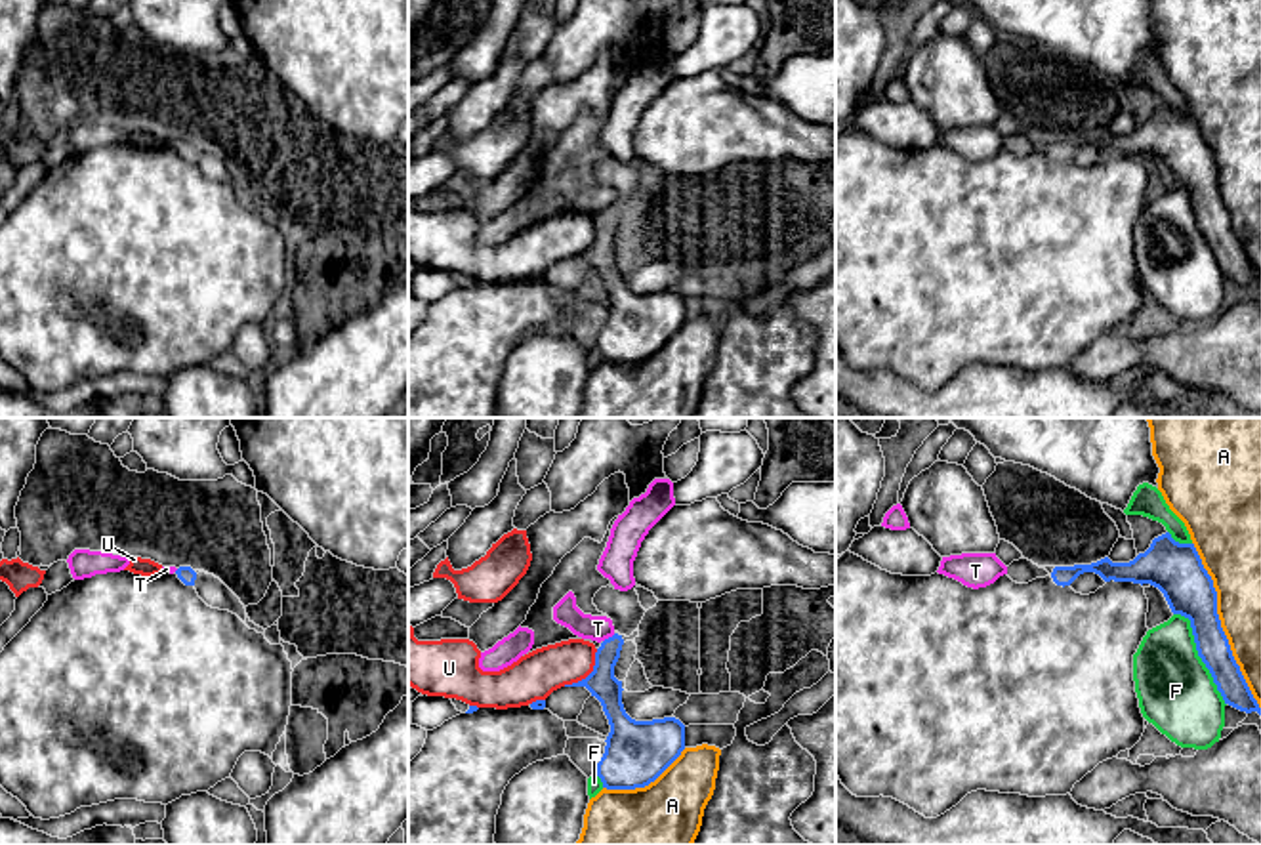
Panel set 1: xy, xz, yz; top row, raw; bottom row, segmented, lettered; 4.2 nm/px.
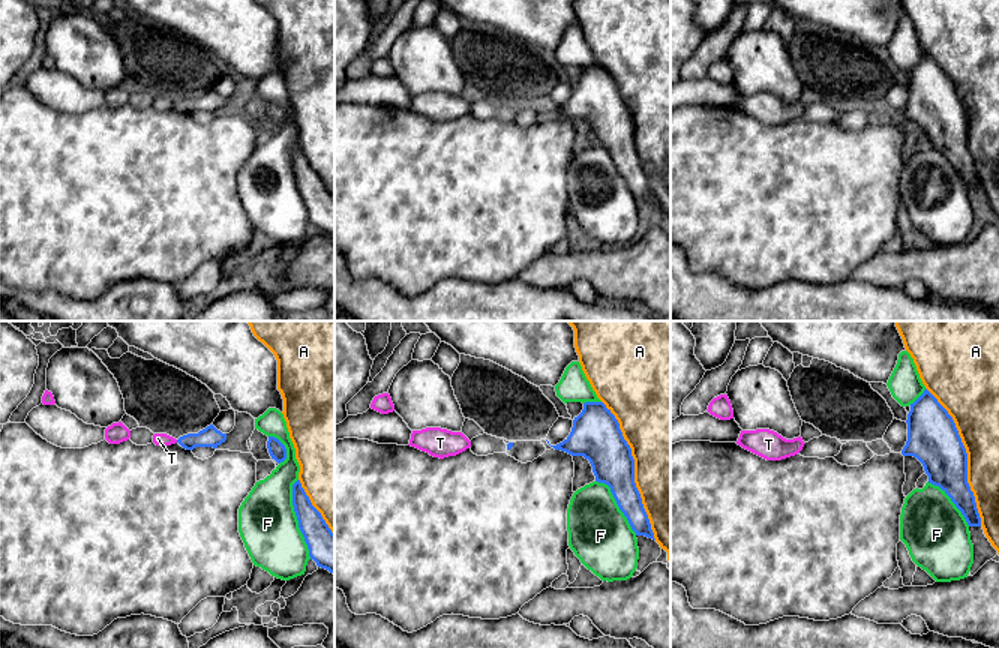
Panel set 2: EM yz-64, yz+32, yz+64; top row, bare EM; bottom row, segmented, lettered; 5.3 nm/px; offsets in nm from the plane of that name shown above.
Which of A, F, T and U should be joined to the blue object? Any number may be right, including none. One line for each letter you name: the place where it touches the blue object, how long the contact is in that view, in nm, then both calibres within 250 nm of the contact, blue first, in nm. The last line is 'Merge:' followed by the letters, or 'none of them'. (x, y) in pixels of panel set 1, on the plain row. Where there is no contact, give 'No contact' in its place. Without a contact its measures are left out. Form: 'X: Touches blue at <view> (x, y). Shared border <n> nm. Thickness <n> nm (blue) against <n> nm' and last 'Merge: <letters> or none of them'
Merge: none of them

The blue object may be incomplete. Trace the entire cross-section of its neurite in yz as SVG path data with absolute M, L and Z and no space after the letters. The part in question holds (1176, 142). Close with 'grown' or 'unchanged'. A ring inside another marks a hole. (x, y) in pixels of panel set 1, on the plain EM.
M1169 105L1152 113L1145 126L1129 135L1112 135L1108 130L1091 137L1055 139L1057 158L1070 158L1080 147L1095 145L1105 155L1133 155L1158 160L1171 185L1190 193L1198 229L1209 242L1225 277L1261 288L1217 187L1217 164L1202 137L1194 116L1179 116Z; unchanged

